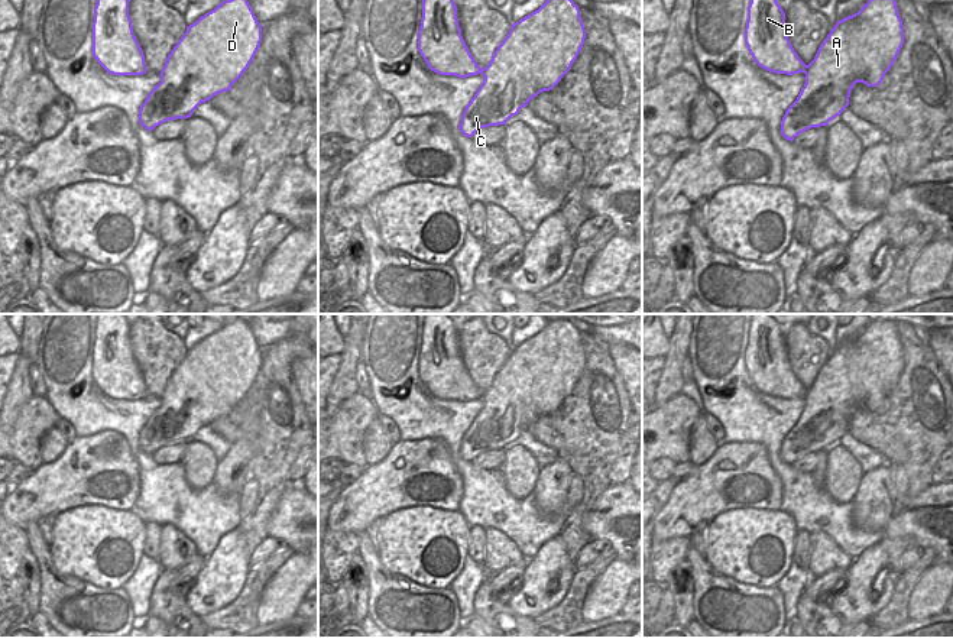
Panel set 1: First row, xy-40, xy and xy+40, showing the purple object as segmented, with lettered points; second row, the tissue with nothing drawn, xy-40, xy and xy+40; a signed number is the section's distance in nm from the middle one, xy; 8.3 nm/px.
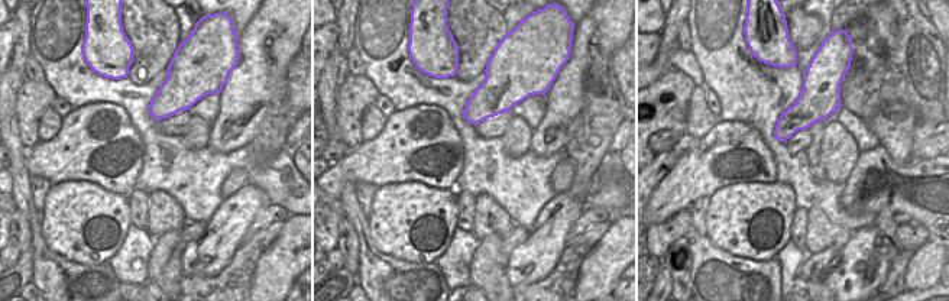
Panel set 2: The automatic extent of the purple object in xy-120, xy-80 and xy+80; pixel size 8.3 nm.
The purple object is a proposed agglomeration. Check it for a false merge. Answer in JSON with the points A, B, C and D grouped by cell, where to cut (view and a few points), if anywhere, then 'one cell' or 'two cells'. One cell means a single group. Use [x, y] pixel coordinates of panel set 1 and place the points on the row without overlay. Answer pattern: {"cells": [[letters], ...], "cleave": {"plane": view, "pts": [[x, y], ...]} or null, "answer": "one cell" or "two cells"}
{"cells": [["A", "B", "C", "D"]], "cleave": null, "answer": "one cell"}

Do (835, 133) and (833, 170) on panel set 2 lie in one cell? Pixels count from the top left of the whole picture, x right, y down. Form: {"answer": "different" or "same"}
{"answer": "same"}

